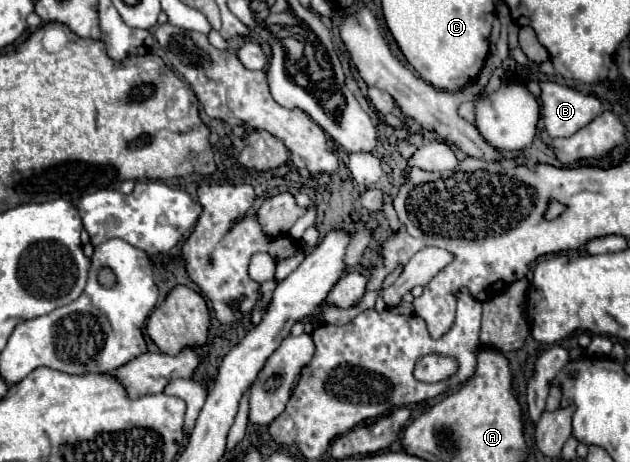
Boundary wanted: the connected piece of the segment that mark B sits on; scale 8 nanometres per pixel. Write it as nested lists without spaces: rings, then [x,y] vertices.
[[[540,81],[540,107],[550,137],[570,137],[603,112],[602,101],[566,85]]]

